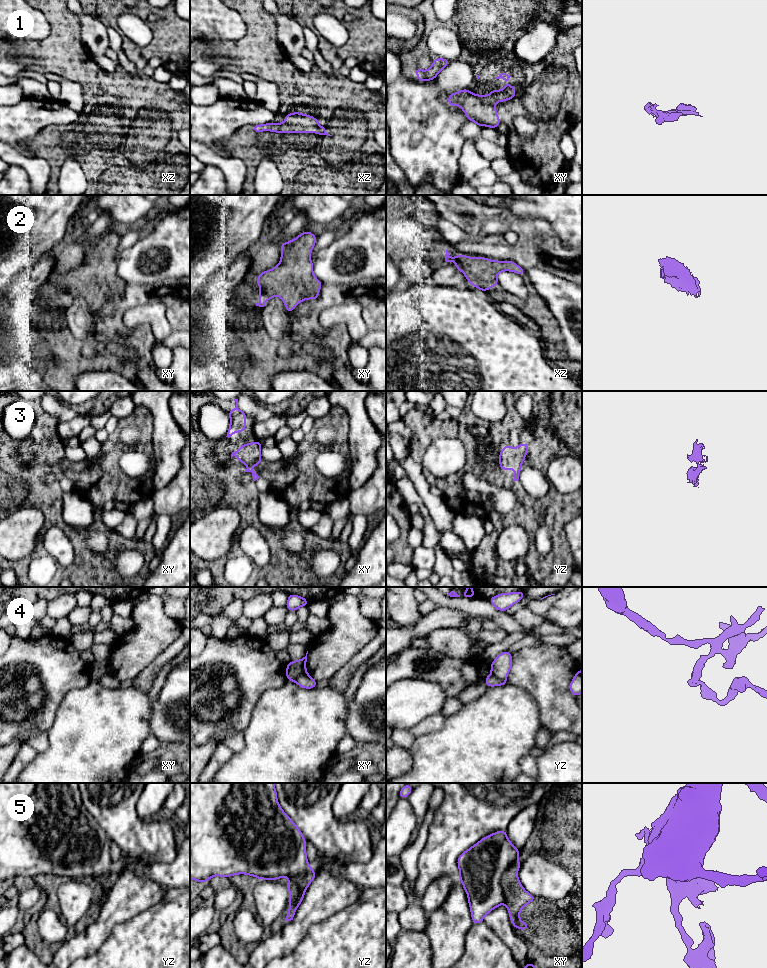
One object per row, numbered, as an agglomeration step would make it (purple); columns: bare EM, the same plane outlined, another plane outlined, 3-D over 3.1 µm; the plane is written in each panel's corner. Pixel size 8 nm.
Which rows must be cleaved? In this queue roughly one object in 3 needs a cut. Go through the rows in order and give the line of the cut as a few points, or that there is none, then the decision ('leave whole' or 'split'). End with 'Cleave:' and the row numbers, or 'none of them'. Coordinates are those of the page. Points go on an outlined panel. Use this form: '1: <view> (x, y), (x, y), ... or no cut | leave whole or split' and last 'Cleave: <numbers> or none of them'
1: no cut | leave whole
2: no cut | leave whole
3: no cut | leave whole
4: yz (491, 672), (498, 678), (505, 680) | split
5: xy (516, 858), (510, 869), (501, 878), (503, 902) | split
Cleave: 4, 5

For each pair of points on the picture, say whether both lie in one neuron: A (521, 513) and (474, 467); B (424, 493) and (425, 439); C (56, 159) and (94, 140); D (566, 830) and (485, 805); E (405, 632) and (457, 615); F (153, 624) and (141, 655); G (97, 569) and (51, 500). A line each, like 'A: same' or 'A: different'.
A: same
B: different
C: same
D: different
E: same
F: same
G: same

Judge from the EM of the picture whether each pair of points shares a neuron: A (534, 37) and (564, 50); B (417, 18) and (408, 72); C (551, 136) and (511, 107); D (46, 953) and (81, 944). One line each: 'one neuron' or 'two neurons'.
A: two neurons
B: one neuron
C: one neuron
D: two neurons

